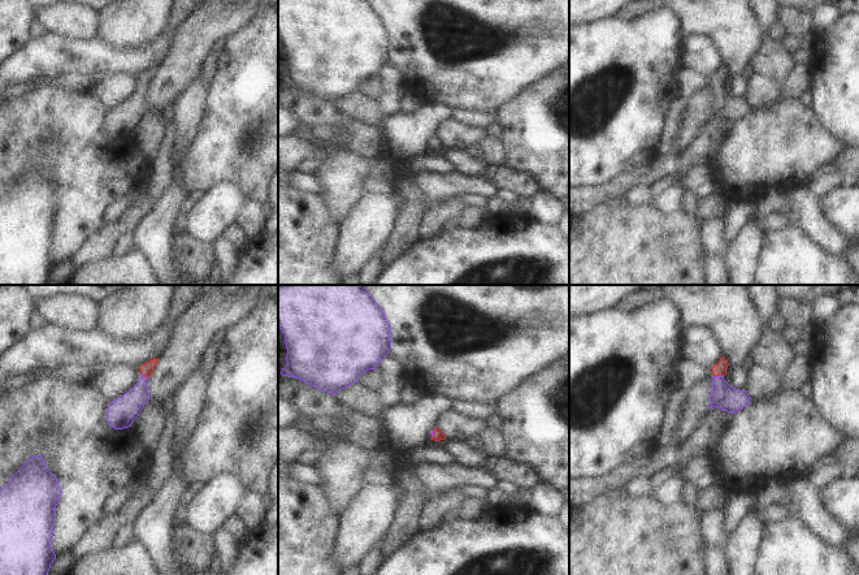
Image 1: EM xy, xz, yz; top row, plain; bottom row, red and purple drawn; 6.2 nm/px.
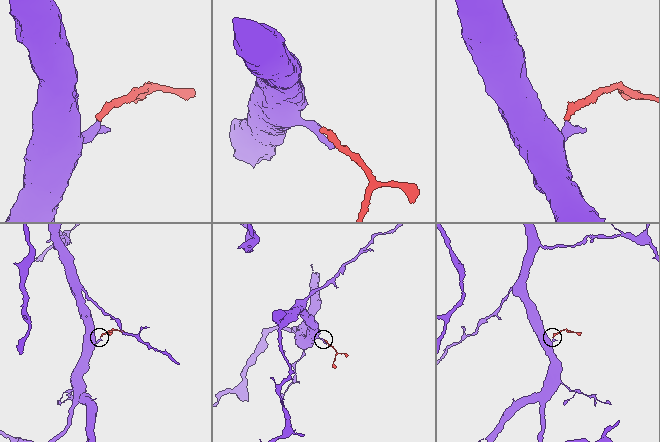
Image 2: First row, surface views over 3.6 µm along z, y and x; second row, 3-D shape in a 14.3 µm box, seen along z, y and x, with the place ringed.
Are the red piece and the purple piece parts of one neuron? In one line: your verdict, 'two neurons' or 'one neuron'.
one neuron

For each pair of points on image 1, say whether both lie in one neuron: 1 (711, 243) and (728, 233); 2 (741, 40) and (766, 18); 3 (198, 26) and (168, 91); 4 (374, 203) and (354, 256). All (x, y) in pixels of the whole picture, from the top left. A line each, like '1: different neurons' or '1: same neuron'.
1: different neurons
2: different neurons
3: same neuron
4: same neuron

